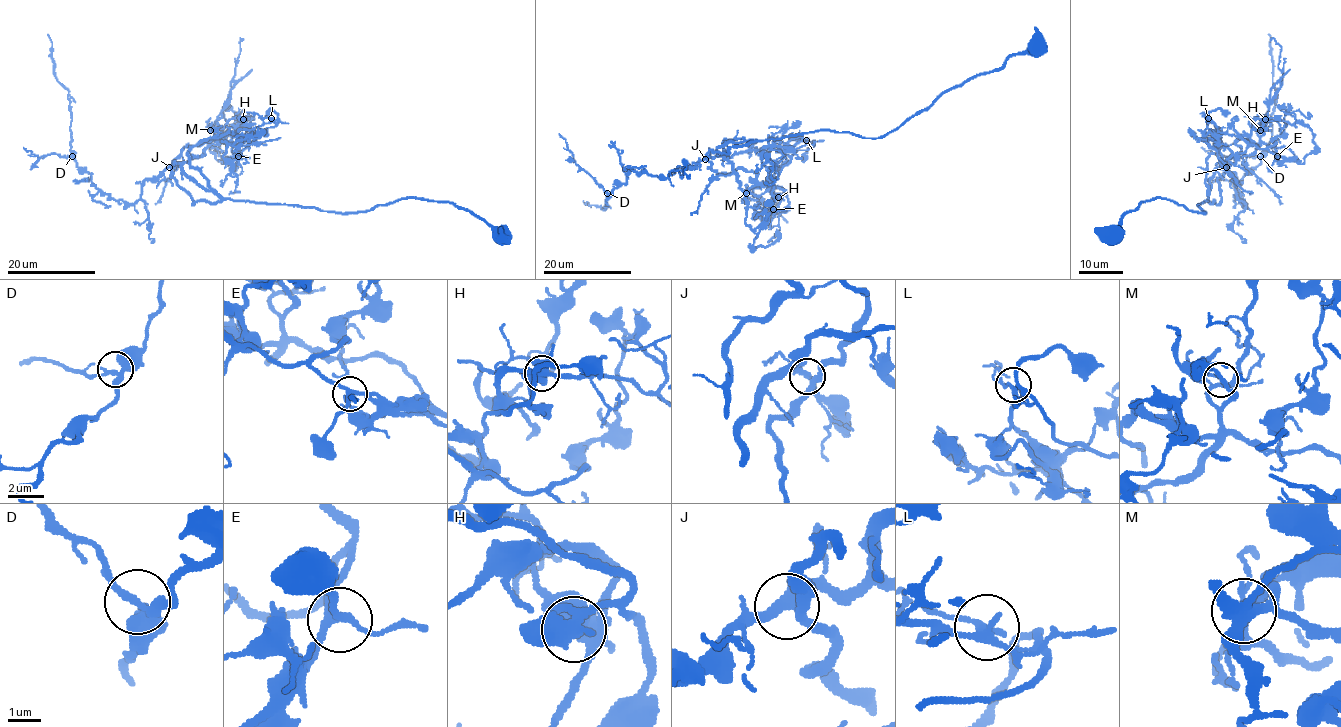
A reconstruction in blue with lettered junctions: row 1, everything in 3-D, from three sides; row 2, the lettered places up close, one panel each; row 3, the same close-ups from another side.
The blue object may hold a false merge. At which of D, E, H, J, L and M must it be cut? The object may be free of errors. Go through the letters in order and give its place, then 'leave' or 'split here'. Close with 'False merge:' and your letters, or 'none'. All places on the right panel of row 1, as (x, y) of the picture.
D: at (1260, 156); leave
E: at (1277, 156); leave
H: at (1265, 119); leave
J: at (1226, 167); leave
L: at (1208, 118); leave
M: at (1260, 130); leave
False merge: none

